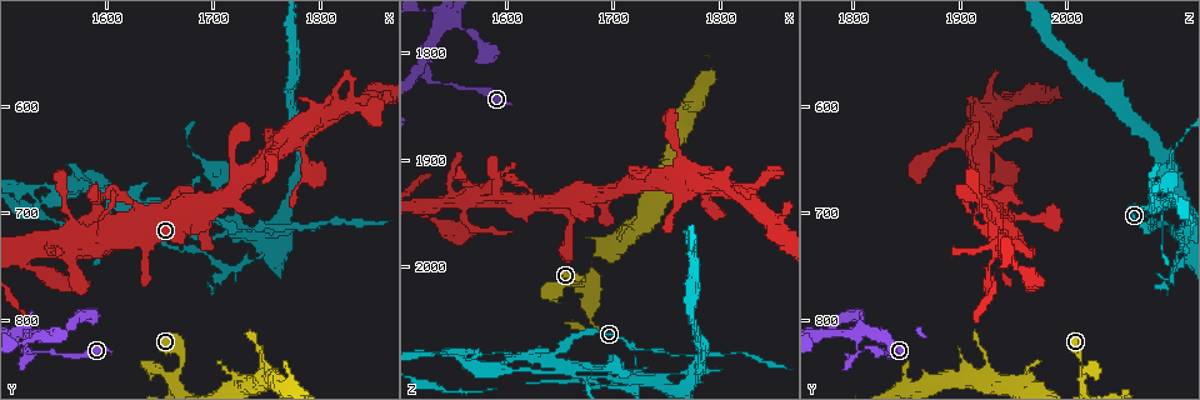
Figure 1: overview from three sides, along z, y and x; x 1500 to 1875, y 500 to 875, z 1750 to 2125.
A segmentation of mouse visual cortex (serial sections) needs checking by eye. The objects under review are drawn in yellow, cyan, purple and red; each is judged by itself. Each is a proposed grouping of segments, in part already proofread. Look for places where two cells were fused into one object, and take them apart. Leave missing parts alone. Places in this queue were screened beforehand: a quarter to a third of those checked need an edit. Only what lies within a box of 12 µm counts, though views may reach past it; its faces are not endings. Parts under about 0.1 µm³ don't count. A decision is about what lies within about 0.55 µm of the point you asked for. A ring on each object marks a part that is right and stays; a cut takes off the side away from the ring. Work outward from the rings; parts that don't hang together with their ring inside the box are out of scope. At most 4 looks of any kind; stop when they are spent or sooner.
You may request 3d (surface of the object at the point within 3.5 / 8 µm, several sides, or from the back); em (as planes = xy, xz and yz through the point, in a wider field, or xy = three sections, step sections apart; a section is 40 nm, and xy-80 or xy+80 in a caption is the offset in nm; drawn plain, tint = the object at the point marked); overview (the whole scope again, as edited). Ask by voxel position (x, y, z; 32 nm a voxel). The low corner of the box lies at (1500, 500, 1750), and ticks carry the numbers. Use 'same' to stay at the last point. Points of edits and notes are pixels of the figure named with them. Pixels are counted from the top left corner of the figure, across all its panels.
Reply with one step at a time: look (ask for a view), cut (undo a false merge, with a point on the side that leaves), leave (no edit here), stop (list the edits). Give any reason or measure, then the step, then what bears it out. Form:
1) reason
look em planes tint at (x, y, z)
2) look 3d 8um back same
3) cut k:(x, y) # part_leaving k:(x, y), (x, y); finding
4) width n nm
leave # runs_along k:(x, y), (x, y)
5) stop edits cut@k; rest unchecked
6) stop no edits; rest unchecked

a narrow waist
look 3d 3.5um back at (1666, 852, 2018)

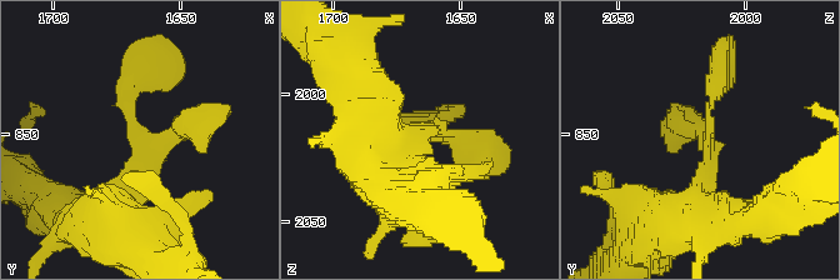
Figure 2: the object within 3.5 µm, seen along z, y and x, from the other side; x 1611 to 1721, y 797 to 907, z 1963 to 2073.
look em xy step 5 tint at (1665, 852, 2017)

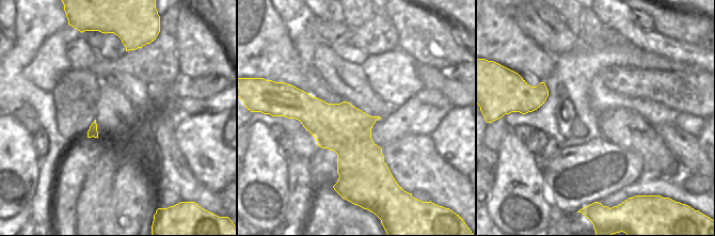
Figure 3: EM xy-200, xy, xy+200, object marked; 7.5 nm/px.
leave # runs_along 3:(286, 108), (314, 113), (390, 178); all the same cell

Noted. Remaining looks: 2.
two arms at a narrow angle
look 3d 3.5um at (1640, 694, 2082)

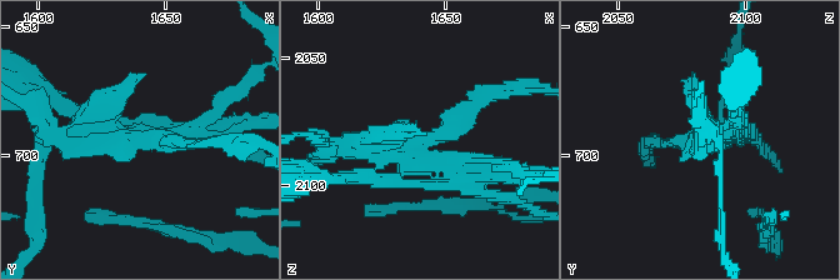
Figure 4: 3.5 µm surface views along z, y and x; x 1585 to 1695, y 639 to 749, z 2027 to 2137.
need the tissue
look em xy step 5 tint at (1639, 695, 2082)

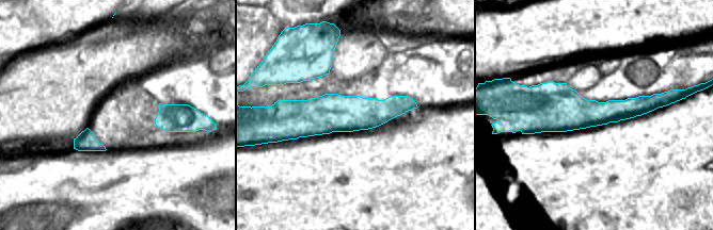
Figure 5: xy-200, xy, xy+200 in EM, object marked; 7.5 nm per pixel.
cut 4:(428, 184) # part_leaving 4:(416, 149), (516, 200); a second cell is stuck on

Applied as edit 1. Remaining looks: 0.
stop edits cut@4; rest unchecked

